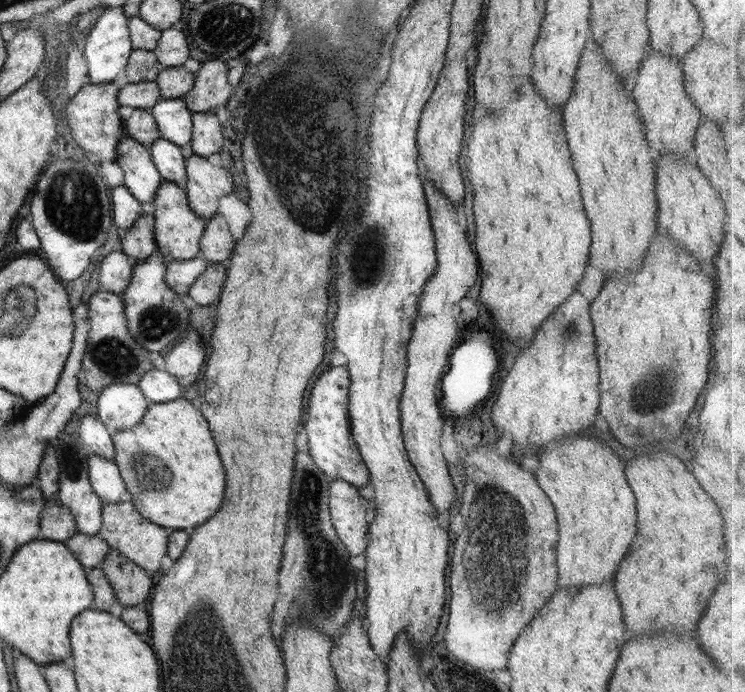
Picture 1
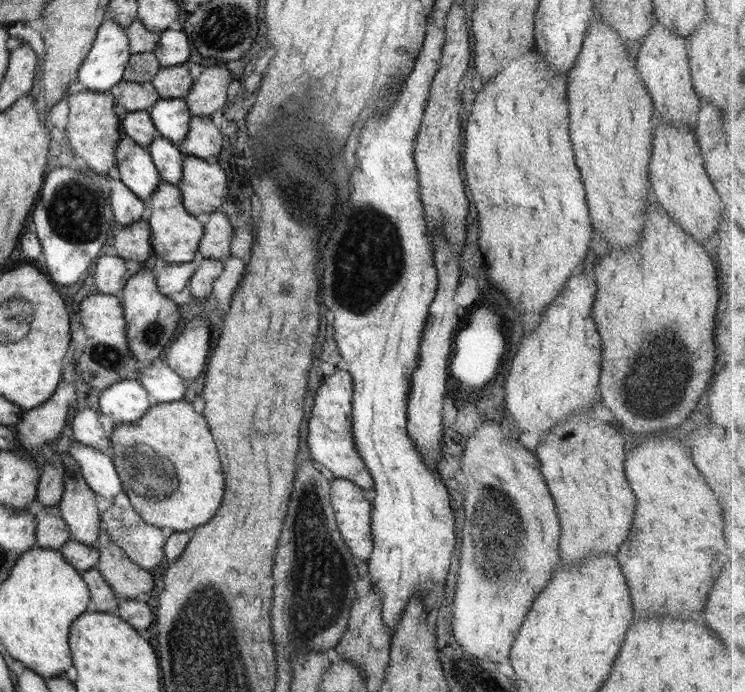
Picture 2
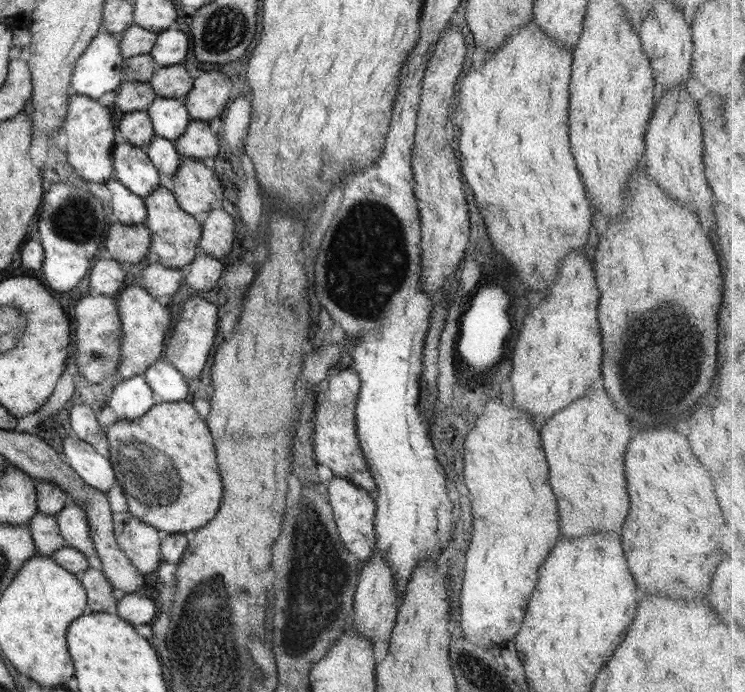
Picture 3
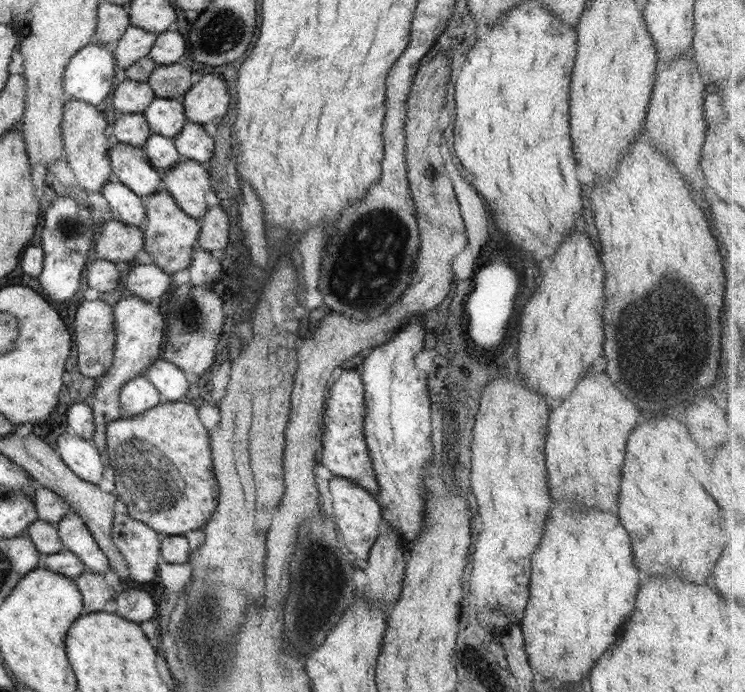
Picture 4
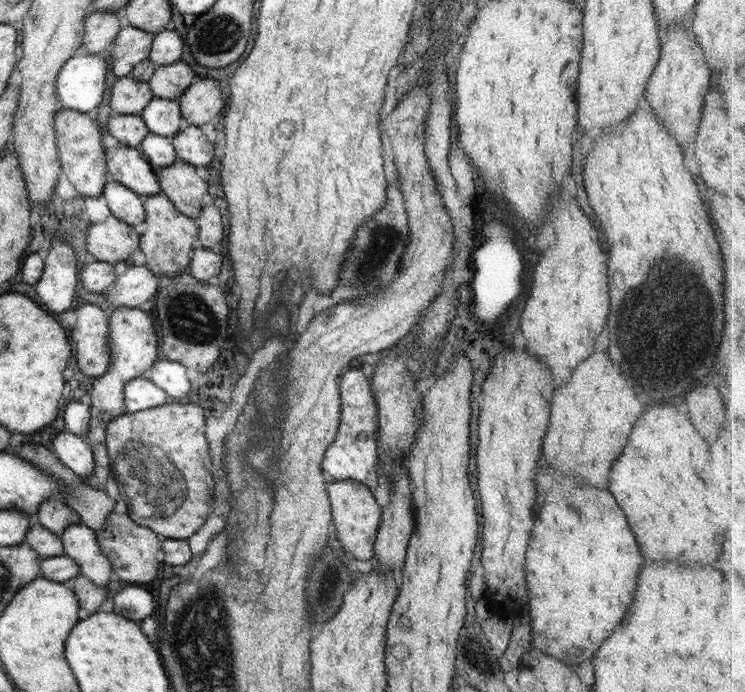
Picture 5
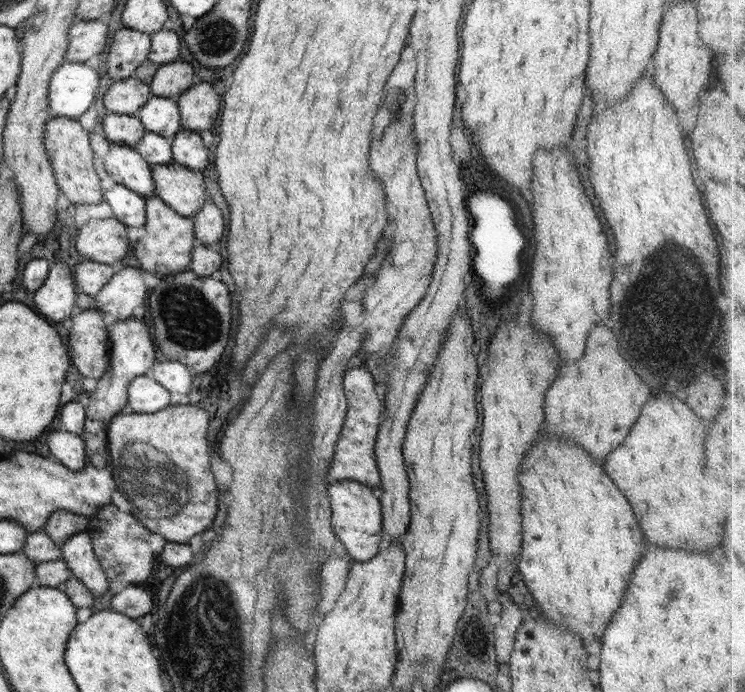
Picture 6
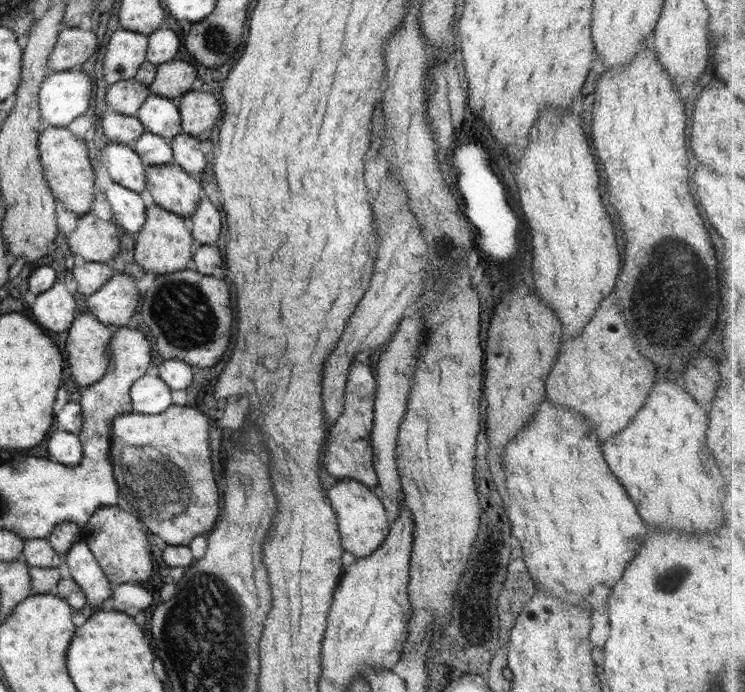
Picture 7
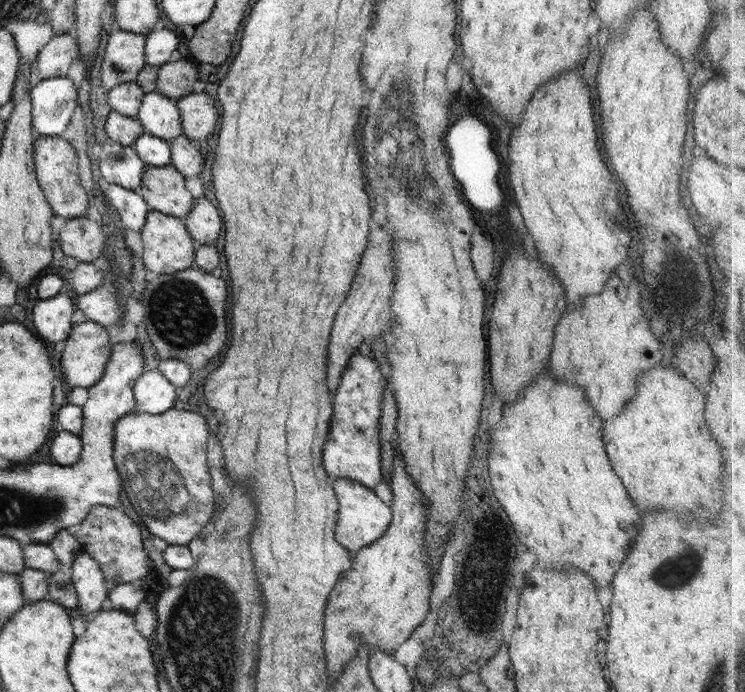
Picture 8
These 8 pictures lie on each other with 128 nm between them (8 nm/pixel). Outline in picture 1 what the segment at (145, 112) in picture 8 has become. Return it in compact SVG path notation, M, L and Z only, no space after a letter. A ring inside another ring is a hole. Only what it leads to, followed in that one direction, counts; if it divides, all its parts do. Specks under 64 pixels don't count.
M161 99L150 112L161 130L161 136L180 148L190 148L193 112L184 99Z

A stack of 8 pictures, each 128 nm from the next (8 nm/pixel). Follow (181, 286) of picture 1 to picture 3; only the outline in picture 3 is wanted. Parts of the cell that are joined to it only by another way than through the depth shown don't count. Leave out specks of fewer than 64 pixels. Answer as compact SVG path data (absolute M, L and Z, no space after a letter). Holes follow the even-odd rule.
M156 261L142 270L140 280L142 286L158 300L161 296L174 296L184 282L181 269L168 268Z

